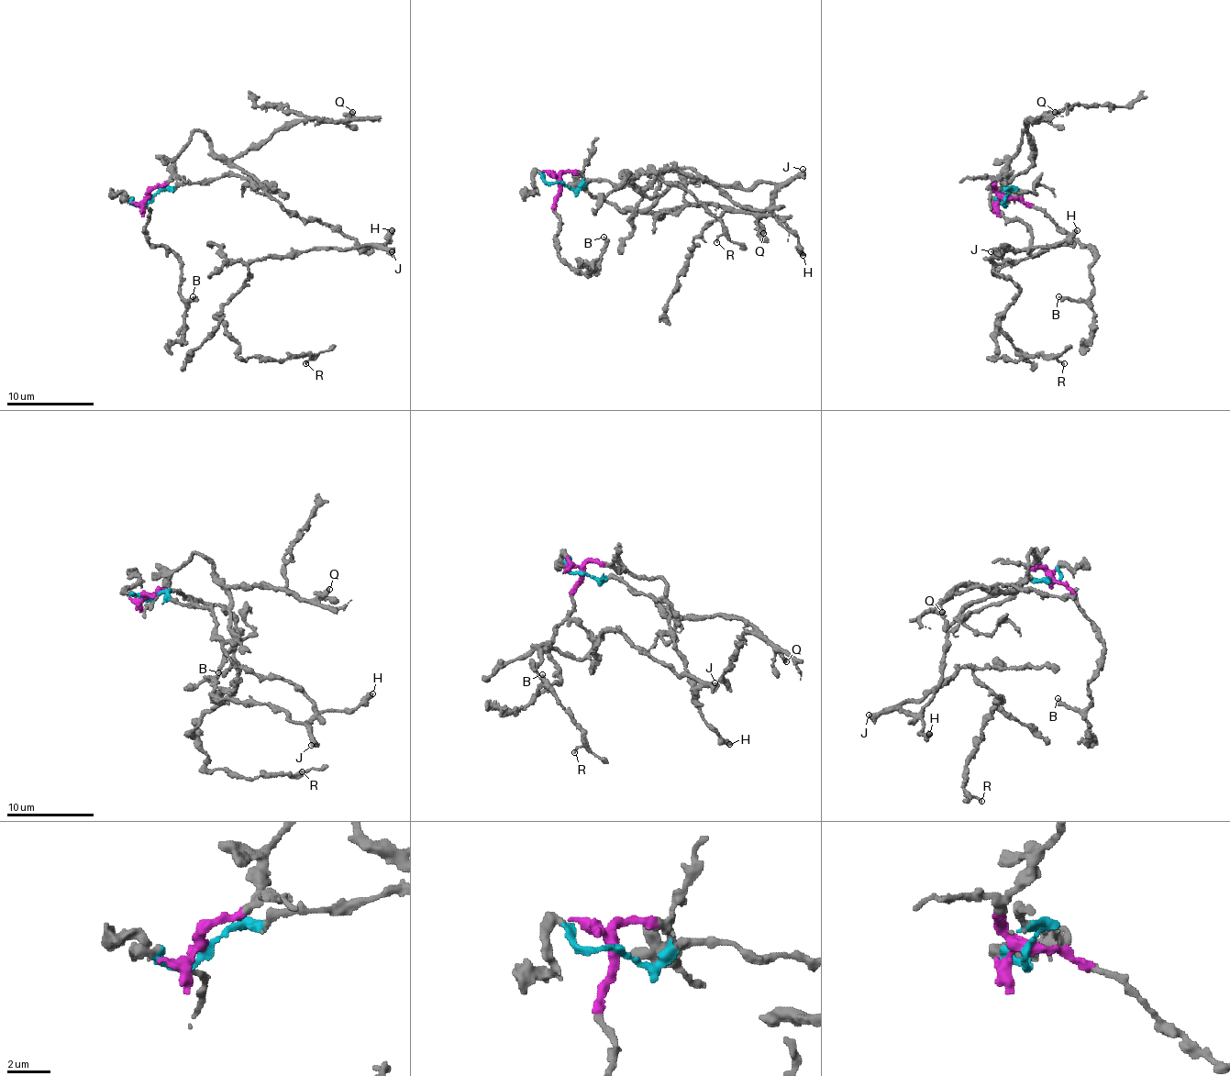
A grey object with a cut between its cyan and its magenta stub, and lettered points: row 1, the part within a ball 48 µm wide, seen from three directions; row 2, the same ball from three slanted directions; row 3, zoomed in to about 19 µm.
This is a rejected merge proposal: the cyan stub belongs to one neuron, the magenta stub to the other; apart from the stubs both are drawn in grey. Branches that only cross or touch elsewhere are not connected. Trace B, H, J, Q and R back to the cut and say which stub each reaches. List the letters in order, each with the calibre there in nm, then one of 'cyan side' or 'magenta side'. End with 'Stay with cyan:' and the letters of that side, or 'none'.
B: 360 nm | magenta side
H: 440 nm | cyan side
J: 500 nm | cyan side
Q: 380 nm | magenta side
R: 150 nm | cyan side
Stay with cyan: H, J, R

